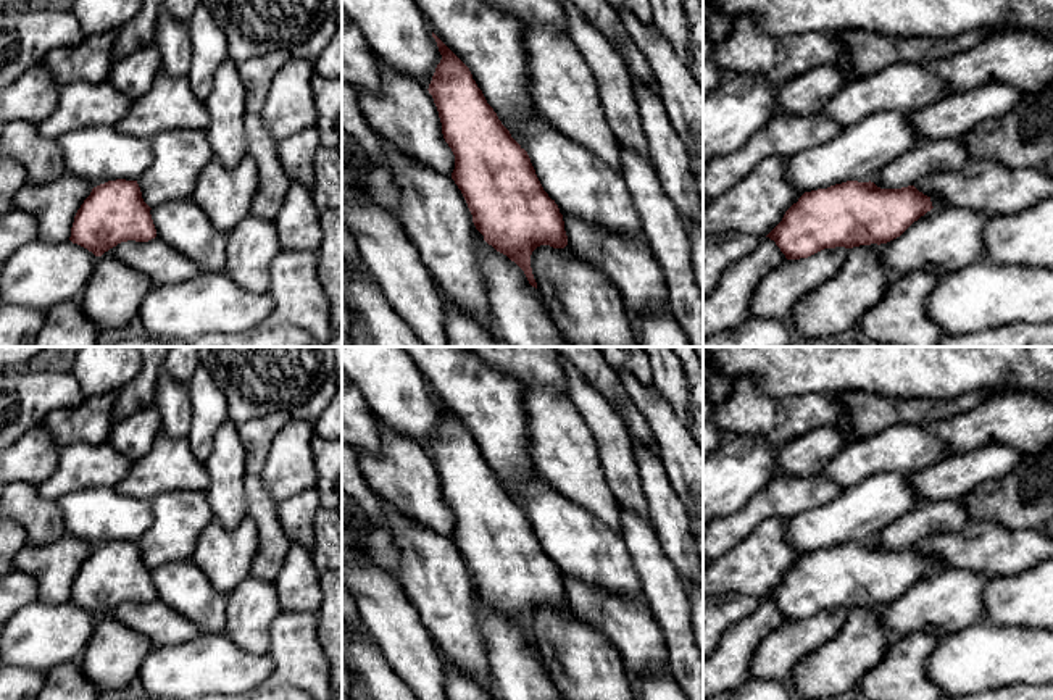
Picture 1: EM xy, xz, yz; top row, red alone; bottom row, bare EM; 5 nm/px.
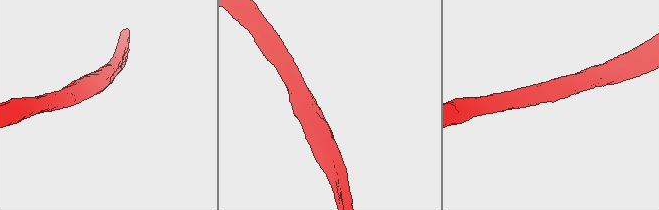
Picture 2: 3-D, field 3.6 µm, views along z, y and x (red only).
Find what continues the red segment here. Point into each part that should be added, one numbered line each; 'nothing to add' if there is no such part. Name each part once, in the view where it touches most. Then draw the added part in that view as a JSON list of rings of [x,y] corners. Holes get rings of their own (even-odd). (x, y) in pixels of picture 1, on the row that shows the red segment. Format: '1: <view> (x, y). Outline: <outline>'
nothing to add

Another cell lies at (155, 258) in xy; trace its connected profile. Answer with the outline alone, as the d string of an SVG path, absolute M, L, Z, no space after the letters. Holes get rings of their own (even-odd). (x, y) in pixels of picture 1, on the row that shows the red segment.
M155 237L148 242L127 240L110 248L121 263L144 273L153 285L179 284L203 271L177 250Z

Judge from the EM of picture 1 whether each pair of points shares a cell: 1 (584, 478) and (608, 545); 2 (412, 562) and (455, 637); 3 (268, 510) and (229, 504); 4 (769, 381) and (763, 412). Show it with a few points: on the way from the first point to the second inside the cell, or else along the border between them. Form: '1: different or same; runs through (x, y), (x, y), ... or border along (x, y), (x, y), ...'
1: different; border along (566, 499), (595, 515), (618, 534)
2: same; runs through (431, 581), (442, 592), (450, 618)
3: different; border along (245, 474), (244, 516)
4: different; border along (736, 379), (747, 378), (768, 395), (805, 394)

